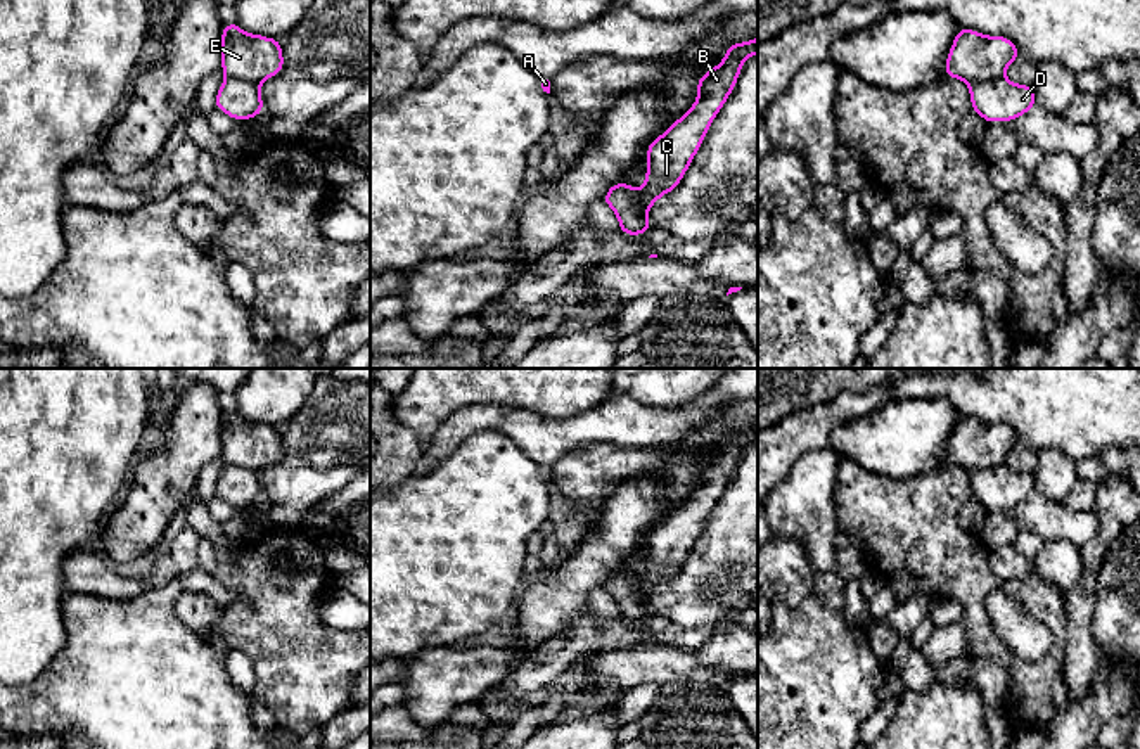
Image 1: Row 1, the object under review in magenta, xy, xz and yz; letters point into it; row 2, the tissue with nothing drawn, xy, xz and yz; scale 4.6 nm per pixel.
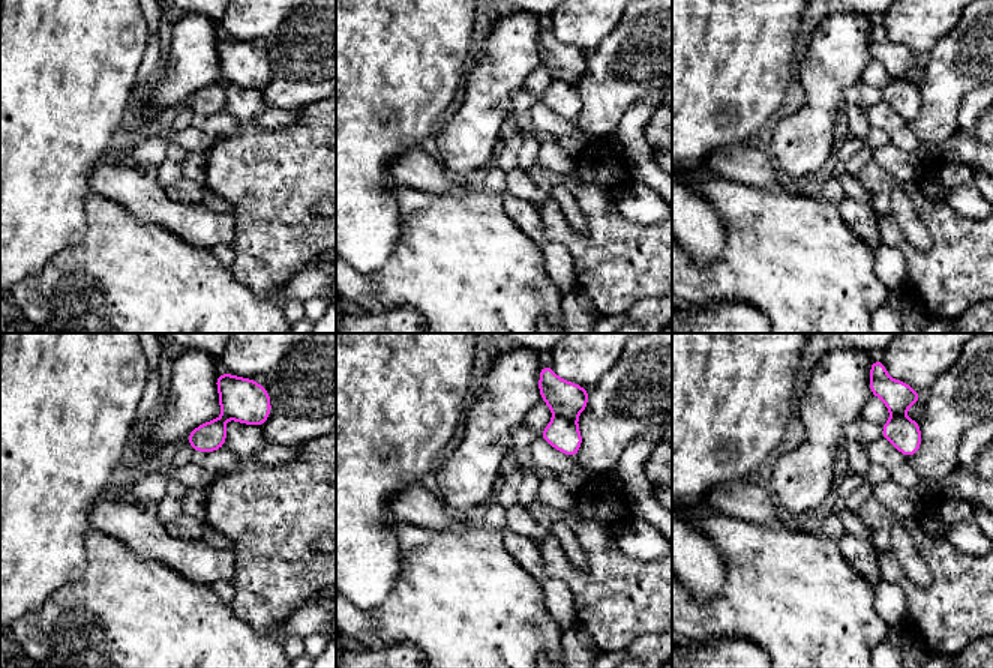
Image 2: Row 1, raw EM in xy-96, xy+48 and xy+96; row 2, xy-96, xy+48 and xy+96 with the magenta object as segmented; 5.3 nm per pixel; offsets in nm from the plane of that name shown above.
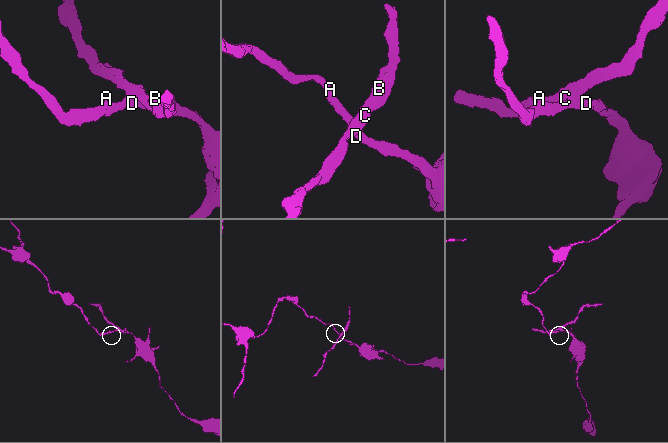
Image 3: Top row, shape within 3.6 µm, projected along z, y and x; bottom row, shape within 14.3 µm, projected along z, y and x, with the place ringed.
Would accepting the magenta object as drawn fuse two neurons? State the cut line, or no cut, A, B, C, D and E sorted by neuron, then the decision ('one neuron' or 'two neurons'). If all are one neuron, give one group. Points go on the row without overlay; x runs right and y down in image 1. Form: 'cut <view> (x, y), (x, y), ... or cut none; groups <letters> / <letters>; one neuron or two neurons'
cut yz (1002, 462), (969, 471); groups A D / B C E; two neurons

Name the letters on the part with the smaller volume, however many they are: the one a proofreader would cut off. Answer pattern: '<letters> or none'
B, C, E

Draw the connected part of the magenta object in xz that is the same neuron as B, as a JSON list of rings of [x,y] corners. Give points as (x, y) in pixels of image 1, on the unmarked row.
[[[758,426],[730,431],[725,446],[699,465],[695,491],[649,531],[645,569],[635,578],[645,602],[661,583],[676,576],[714,503],[732,481],[744,448],[754,441],[758,441]]]

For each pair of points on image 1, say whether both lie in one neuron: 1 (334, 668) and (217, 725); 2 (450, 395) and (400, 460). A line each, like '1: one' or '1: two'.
1: two
2: two

